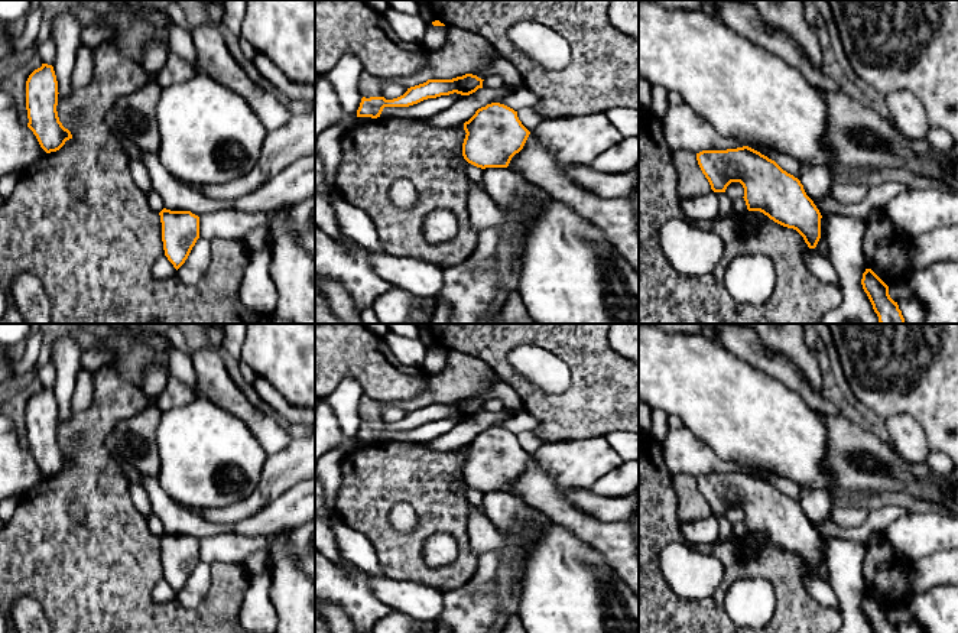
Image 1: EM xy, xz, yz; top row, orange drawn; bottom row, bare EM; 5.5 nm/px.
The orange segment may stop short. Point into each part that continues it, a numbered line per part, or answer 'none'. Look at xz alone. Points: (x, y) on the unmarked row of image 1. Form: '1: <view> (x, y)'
none

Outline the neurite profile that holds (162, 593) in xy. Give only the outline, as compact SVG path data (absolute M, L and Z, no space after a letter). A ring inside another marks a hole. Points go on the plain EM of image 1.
M163 578L160 582L156 584L152 593L152 597L156 603L168 603L168 601L176 600L176 593Z

